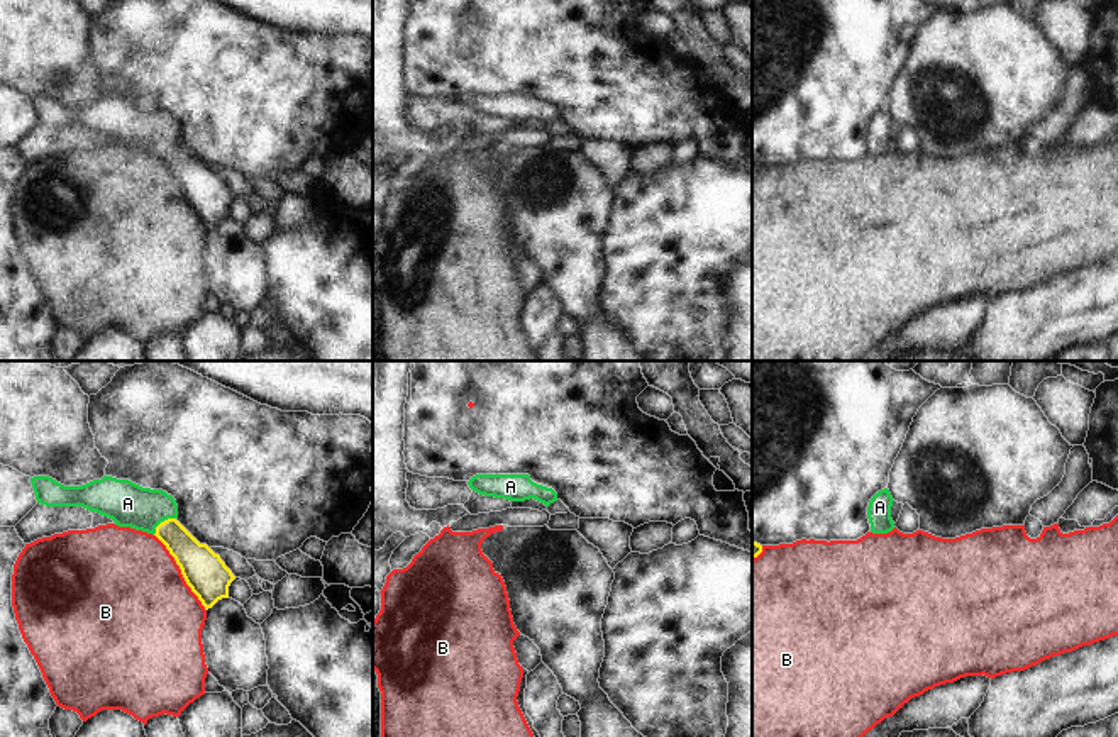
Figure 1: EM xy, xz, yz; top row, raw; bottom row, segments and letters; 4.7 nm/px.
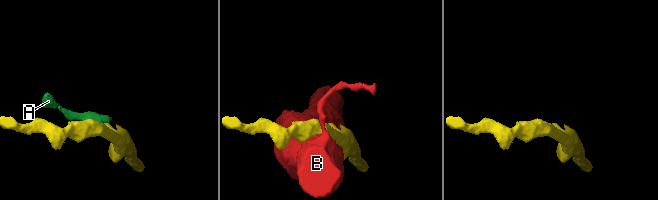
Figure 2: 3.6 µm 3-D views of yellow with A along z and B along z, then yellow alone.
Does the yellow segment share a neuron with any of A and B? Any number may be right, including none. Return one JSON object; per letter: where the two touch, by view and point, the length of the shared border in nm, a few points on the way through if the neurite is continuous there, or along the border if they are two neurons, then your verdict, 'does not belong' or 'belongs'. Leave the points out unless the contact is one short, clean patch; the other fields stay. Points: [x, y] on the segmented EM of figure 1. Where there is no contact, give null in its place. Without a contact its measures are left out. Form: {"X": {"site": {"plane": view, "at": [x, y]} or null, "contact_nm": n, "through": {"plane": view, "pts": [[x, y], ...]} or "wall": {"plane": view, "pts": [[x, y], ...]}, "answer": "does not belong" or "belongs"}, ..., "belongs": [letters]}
{"A": {"site": {"plane": "xy", "at": [161, 522]}, "contact_nm": 140, "through": {"plane": "xy", "pts": [[197, 561], [161, 522], [149, 510], [127, 504]]}, "answer": "belongs"}, "B": {"site": {"plane": "xy", "at": [182, 573]}, "contact_nm": 440, "answer": "does not belong"}, "belongs": ["A"]}

